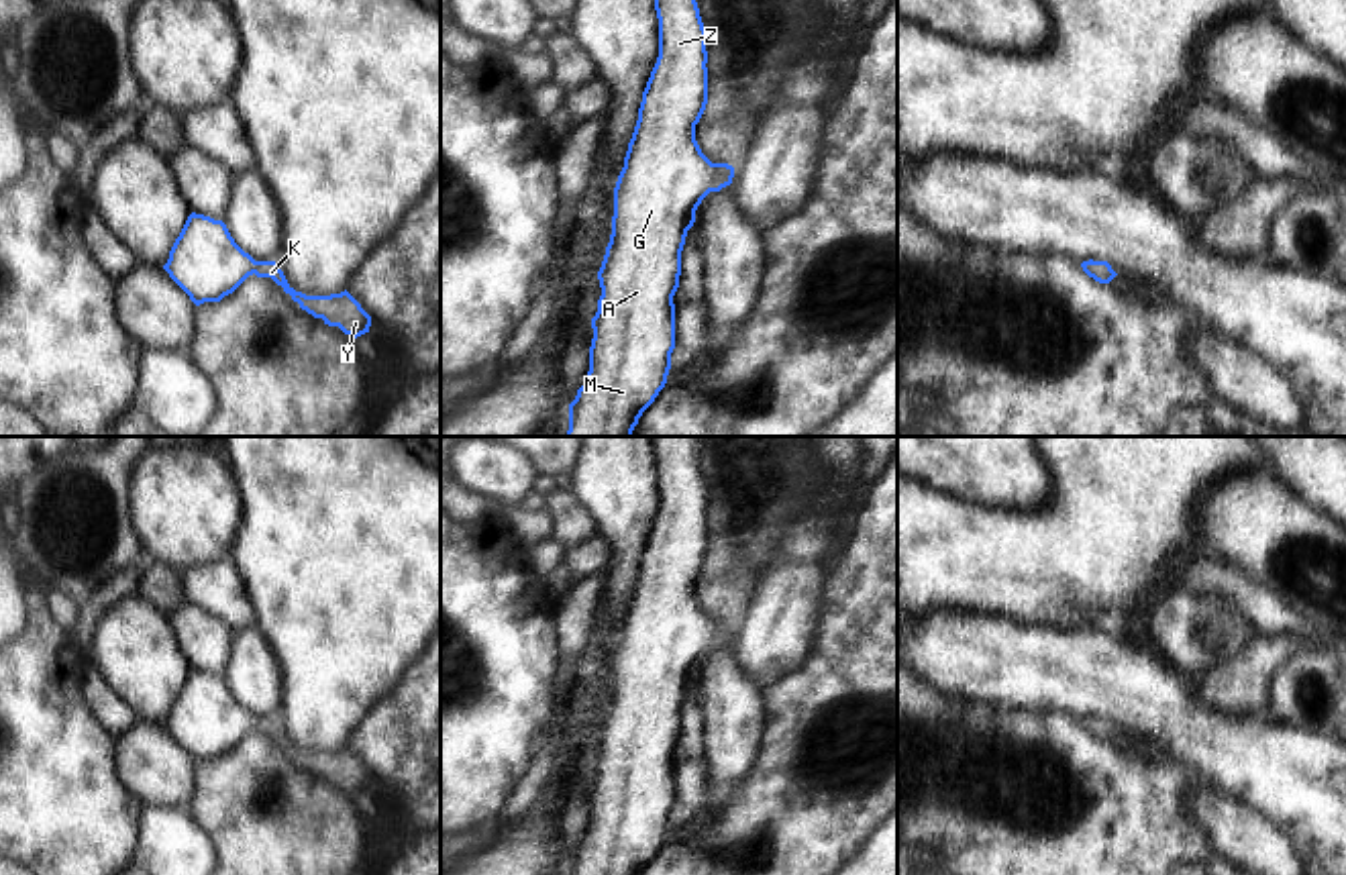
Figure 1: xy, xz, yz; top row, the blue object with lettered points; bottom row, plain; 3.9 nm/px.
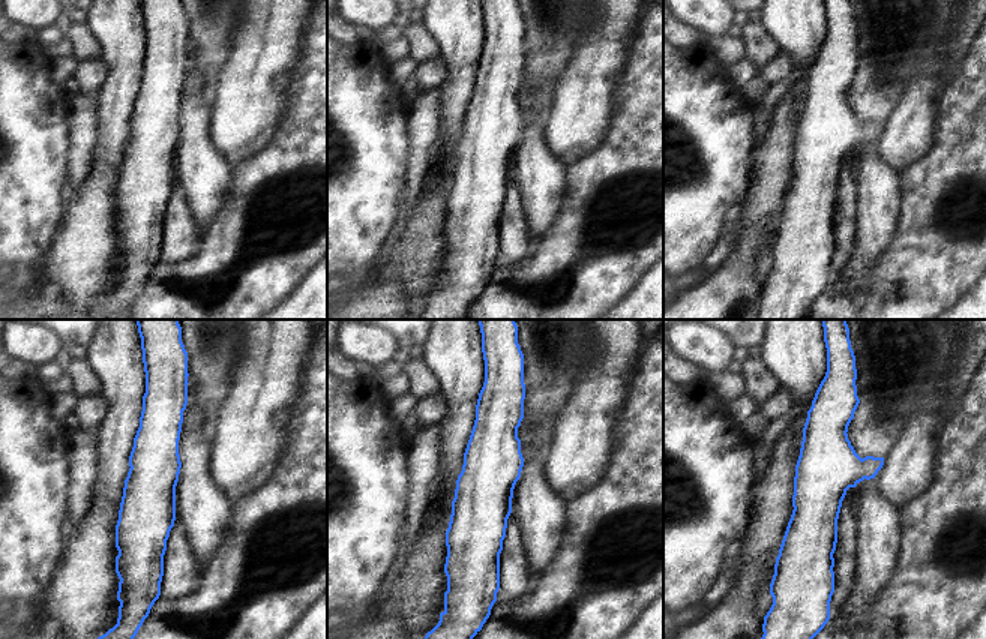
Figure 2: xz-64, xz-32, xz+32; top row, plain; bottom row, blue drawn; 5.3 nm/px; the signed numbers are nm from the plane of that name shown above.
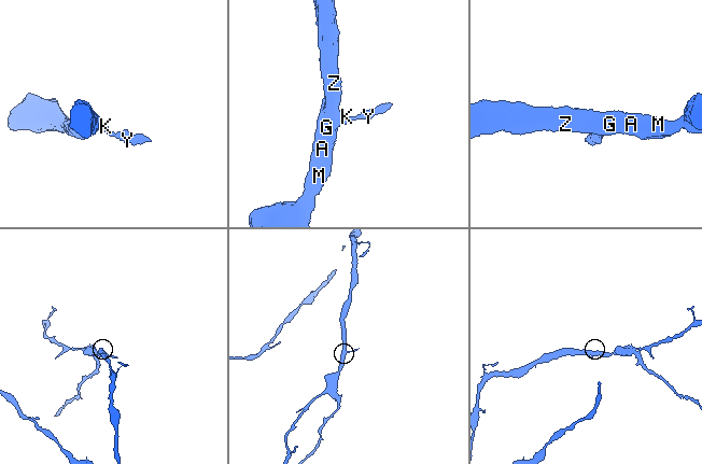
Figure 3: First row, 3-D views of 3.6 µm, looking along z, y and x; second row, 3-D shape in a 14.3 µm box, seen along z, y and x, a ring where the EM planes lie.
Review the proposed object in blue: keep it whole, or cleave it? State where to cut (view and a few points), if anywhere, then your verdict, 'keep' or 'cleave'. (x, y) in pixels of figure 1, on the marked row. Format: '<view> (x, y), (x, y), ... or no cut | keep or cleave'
no cut | keep

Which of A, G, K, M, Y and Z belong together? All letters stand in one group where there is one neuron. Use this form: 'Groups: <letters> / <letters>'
Groups: A G K M Y Z

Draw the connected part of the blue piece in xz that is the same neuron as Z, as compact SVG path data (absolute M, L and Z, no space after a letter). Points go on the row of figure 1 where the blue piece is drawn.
M655 0L655 10L659 57L614 188L612 235L598 271L602 296L591 318L589 371L569 404L567 436L632 436L638 418L665 388L685 237L702 200L734 177L732 165L712 163L695 141L695 124L708 104L706 29L697 2Z

